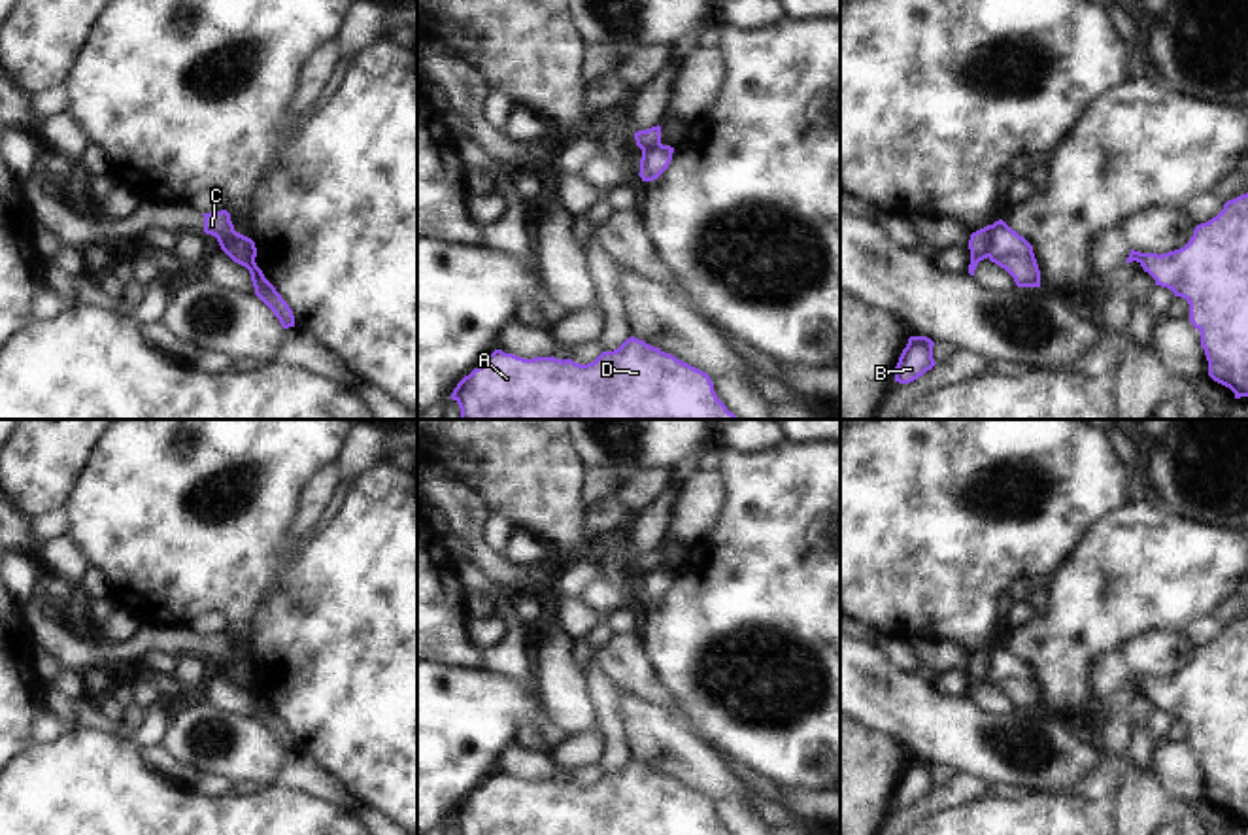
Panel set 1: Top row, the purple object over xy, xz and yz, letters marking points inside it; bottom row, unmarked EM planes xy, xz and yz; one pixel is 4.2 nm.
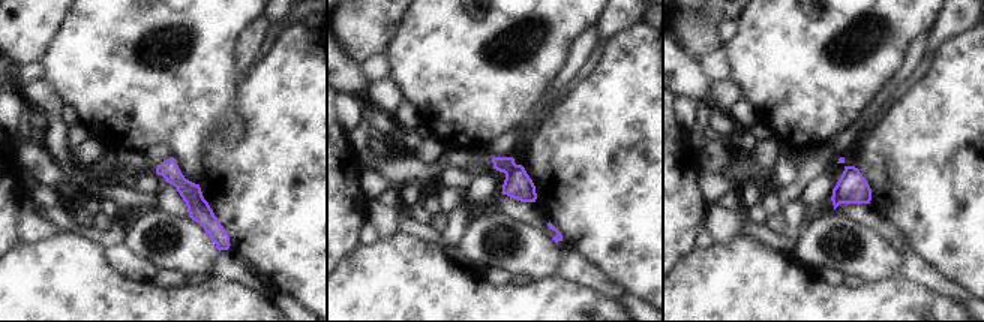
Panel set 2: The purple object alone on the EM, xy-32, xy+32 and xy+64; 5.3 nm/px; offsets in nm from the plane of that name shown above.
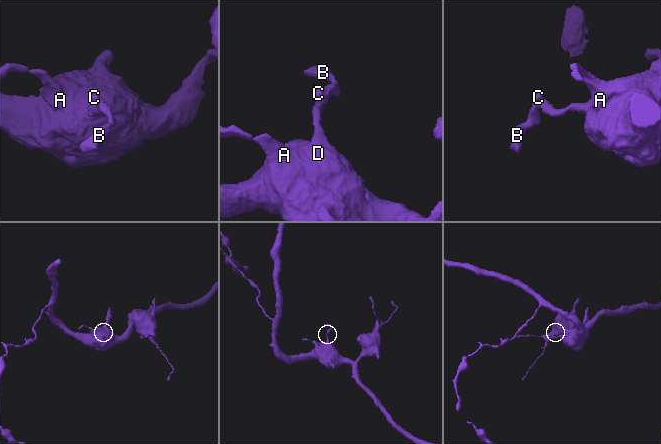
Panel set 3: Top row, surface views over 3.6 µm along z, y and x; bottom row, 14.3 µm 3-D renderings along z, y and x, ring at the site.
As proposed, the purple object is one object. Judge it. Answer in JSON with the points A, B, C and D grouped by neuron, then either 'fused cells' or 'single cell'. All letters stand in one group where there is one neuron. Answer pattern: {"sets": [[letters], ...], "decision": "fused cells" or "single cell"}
{"sets": [["A", "D"], ["B", "C"]], "decision": "fused cells"}

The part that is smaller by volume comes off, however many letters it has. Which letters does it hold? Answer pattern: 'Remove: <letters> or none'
Remove: B, C

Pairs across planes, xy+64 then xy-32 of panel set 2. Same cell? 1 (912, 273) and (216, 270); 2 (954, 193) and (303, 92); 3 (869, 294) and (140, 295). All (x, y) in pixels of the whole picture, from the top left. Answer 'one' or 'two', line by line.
1: one
2: one
3: one

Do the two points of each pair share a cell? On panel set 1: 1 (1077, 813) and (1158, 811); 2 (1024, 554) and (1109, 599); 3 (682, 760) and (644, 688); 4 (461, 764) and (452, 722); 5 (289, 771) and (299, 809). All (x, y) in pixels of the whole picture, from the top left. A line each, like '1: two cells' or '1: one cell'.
1: two cells
2: two cells
3: two cells
4: one cell
5: two cells

